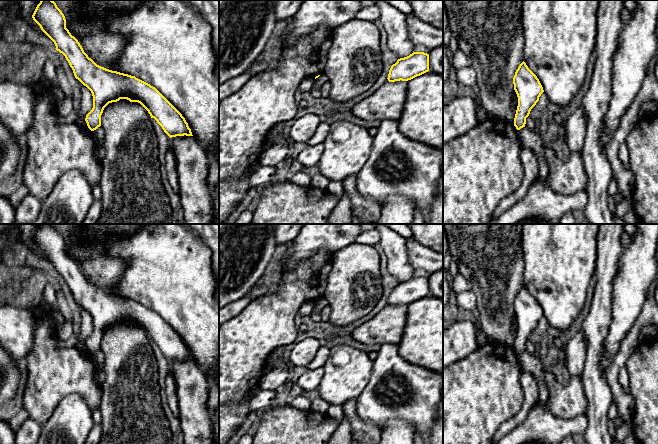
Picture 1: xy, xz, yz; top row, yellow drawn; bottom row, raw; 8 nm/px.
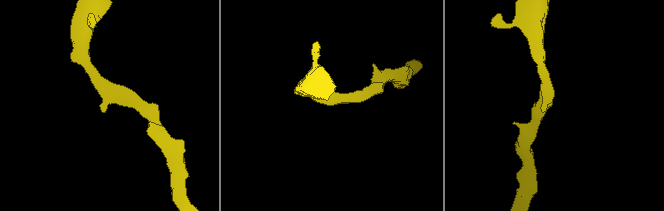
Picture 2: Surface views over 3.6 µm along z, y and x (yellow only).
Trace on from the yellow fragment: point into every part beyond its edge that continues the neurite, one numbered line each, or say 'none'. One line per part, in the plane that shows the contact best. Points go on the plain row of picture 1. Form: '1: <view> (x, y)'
none

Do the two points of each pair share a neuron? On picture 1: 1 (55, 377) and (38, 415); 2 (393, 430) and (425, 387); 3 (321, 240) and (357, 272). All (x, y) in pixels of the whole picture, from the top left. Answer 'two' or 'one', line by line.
1: one
2: two
3: two

